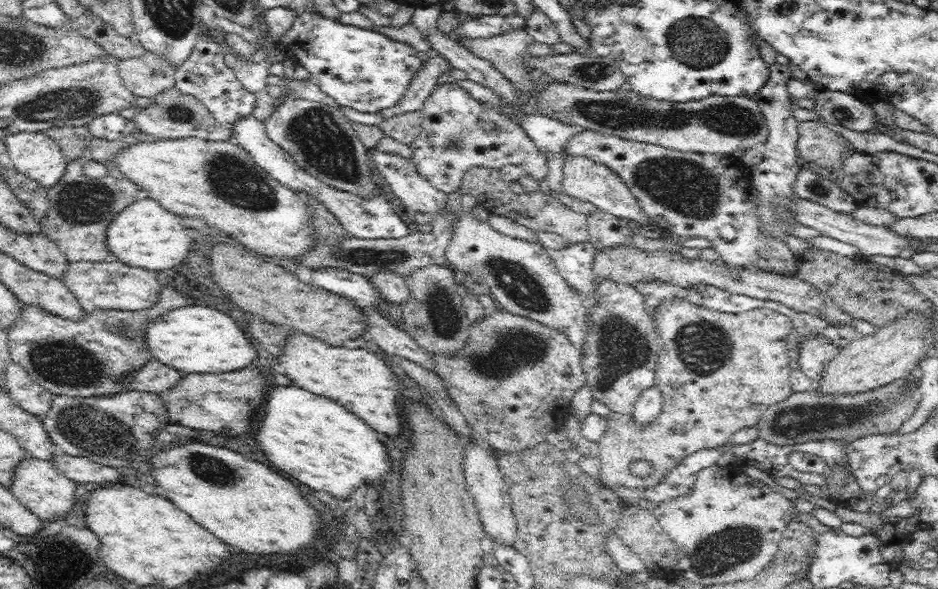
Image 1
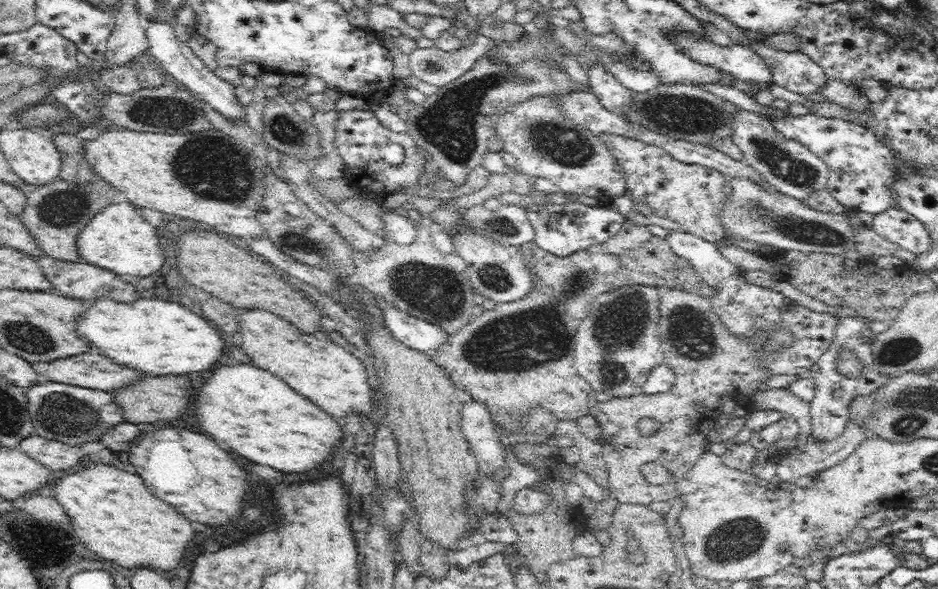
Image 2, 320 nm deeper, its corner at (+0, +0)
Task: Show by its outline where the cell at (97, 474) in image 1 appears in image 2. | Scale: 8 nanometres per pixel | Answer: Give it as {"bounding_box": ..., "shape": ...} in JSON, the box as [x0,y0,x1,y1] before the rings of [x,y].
{"bounding_box":[19,434,87,471],"shape":[[[36,434],[20,442],[19,448],[52,471],[68,470],[87,462],[87,453],[80,445],[73,447],[64,441],[50,440]]]}

